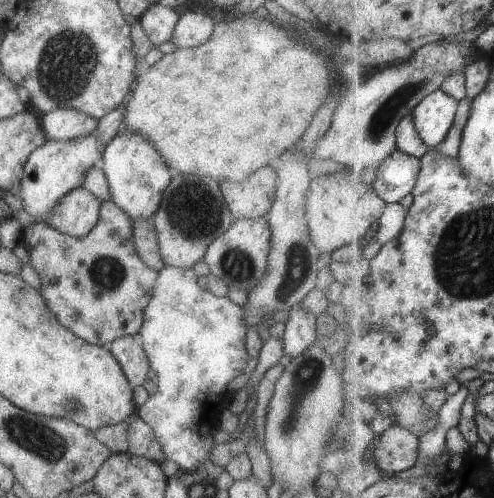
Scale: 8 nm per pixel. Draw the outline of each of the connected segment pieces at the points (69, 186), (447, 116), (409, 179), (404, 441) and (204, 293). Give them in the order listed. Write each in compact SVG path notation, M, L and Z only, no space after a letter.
M93 130L91 134L73 140L46 140L31 151L23 163L19 198L23 210L35 220L35 223L45 222L57 200L83 184L85 172L100 164L102 149L101 144L97 144L97 132Z
M443 89L431 93L413 112L413 124L421 140L429 148L441 144L451 126L455 124L459 101L443 92Z
M399 149L389 154L377 172L372 176L373 186L379 198L388 203L398 203L413 193L419 173L422 172L422 160Z
M391 425L381 434L367 456L380 467L385 474L397 474L407 468L413 468L420 462L420 438L411 430Z
M164 265L164 267L158 271L157 278L155 278L155 288L151 290L151 298L149 298L149 302L143 313L143 322L136 335L148 358L149 366L157 375L157 392L155 392L153 396L149 396L147 402L138 407L135 410L135 413L143 420L143 422L145 422L145 424L148 424L153 429L155 440L157 440L157 444L161 446L161 452L163 452L164 458L173 460L173 462L179 466L180 471L193 473L194 471L197 471L198 466L203 460L208 460L209 458L209 452L211 452L211 446L213 446L213 440L211 440L212 427L209 425L211 424L209 422L214 423L216 420L216 413L218 413L223 406L228 405L230 399L229 396L232 394L228 393L226 386L233 378L235 378L235 376L242 373L245 362L250 358L246 351L245 333L246 328L245 324L243 324L243 307L234 304L227 296L215 295L208 289L202 290L197 285L197 276L191 267L177 268L175 266Z

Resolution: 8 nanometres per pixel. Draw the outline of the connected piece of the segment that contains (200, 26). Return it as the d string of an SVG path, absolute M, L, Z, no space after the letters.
M185 12L175 23L170 41L176 48L195 48L203 44L214 28L213 19L209 15Z

